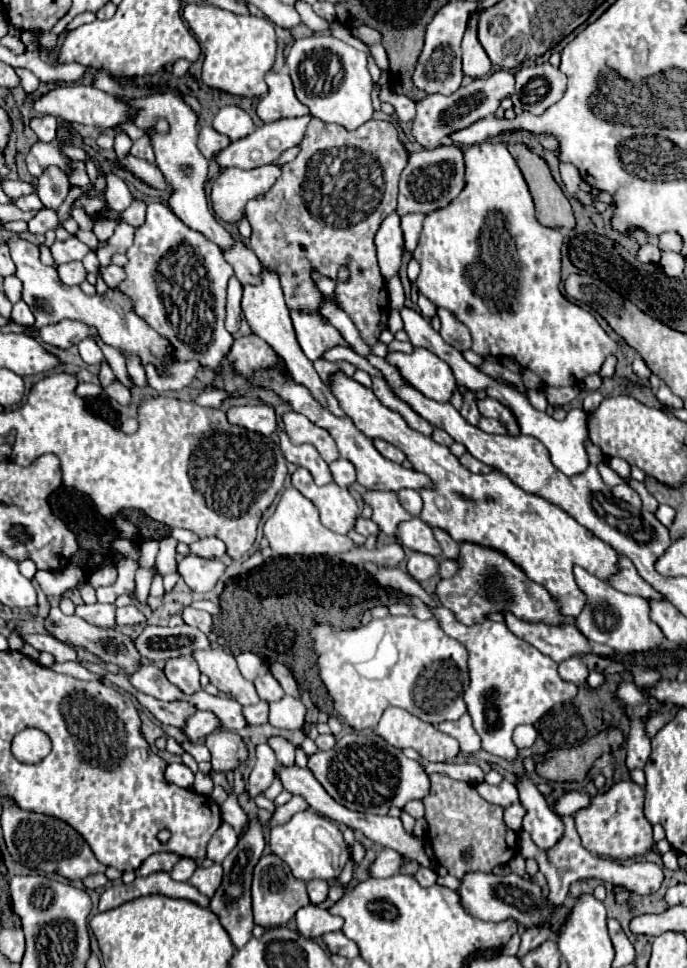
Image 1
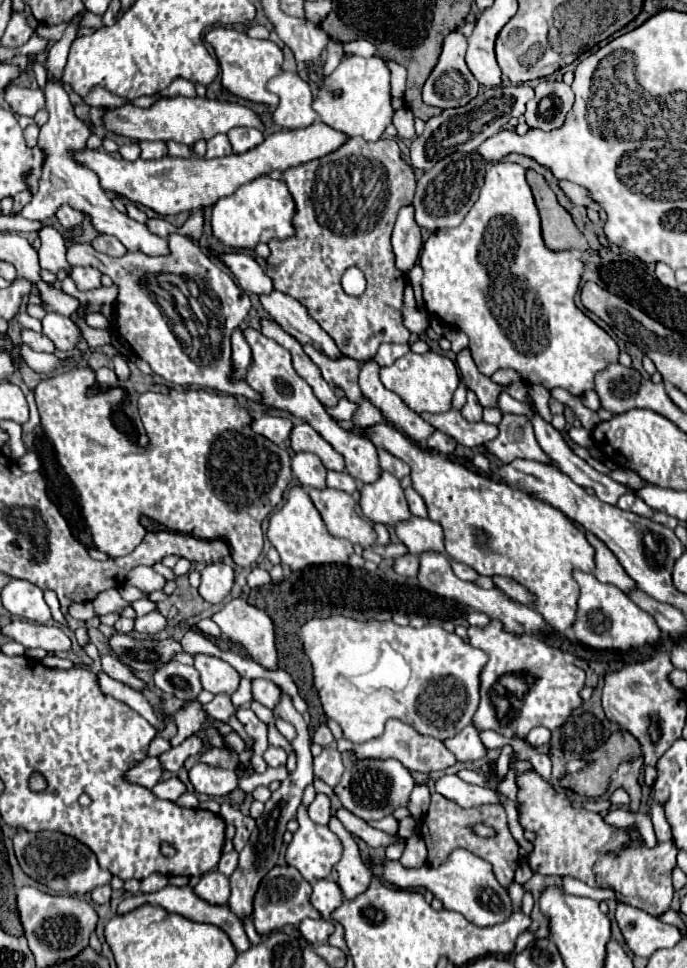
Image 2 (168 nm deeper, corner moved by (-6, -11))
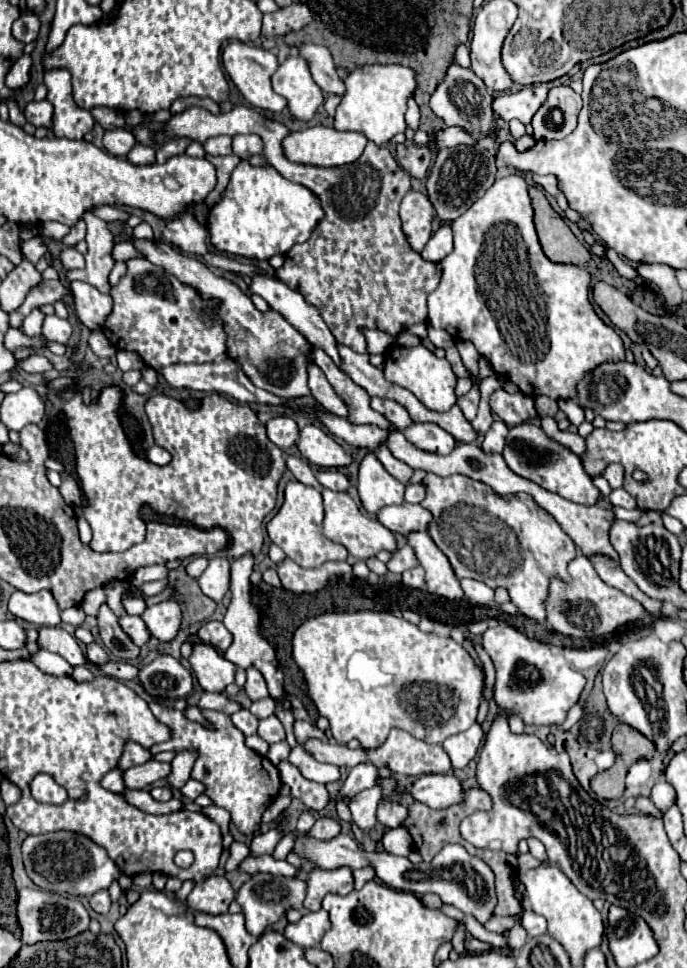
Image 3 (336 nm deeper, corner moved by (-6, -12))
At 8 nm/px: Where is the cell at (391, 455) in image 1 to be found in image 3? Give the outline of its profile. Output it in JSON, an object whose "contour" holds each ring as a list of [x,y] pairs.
{"contour":[[[383,446],[383,450],[377,452],[377,458],[379,458],[381,464],[385,466],[385,470],[387,470],[391,476],[395,476],[399,482],[407,484],[409,478],[413,476],[413,468],[411,468],[409,464],[405,464],[405,462],[397,460],[397,458],[391,454],[391,450],[389,450],[387,446]]]}

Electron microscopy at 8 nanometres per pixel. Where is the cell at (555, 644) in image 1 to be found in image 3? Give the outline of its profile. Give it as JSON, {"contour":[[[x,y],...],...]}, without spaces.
{"contour":[[[411,532],[407,534],[407,544],[415,550],[419,564],[425,568],[425,582],[431,594],[445,596],[449,600],[463,600],[463,590],[455,574],[451,574],[451,564],[447,556],[431,542],[427,532]]]}

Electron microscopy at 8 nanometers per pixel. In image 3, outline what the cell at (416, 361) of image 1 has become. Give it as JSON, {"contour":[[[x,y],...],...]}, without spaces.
{"contour":[[[423,344],[419,346],[391,346],[385,352],[385,366],[383,366],[385,378],[391,384],[397,384],[401,388],[411,390],[429,410],[435,412],[445,412],[449,410],[457,396],[455,396],[455,384],[457,376],[451,370],[451,364],[445,358],[437,358],[431,350],[427,350]]]}

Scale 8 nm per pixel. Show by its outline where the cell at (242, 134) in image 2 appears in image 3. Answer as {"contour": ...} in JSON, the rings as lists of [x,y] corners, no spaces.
{"contour":[[[241,134],[241,136],[235,136],[233,138],[233,152],[247,160],[251,156],[257,156],[263,152],[263,140],[255,134]]]}

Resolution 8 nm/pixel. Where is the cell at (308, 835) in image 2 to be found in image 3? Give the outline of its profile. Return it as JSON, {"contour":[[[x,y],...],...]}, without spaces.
{"contour":[[[319,818],[309,834],[319,838],[319,840],[331,840],[331,838],[335,838],[339,834],[339,830],[341,830],[339,820],[335,820],[335,818],[333,820],[331,818]]]}

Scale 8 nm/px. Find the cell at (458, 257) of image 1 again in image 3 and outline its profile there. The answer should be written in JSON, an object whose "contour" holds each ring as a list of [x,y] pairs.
{"contour":[[[511,174],[511,176],[505,176],[501,180],[495,180],[493,186],[483,194],[483,198],[479,198],[463,216],[459,216],[455,222],[451,222],[451,228],[453,228],[453,236],[455,236],[455,248],[449,256],[443,258],[443,282],[437,286],[437,290],[433,290],[429,294],[429,318],[427,322],[433,326],[433,328],[443,328],[445,332],[451,334],[453,340],[471,340],[477,348],[477,352],[487,358],[493,366],[493,370],[519,386],[519,390],[527,396],[549,396],[553,400],[559,400],[559,398],[575,398],[575,386],[579,382],[579,378],[583,378],[583,374],[595,370],[595,366],[603,364],[603,362],[621,362],[625,360],[625,348],[623,348],[623,340],[619,338],[619,334],[607,326],[593,310],[593,304],[589,300],[589,288],[591,288],[591,274],[581,268],[581,266],[571,266],[571,264],[555,264],[551,262],[541,246],[539,246],[539,240],[537,240],[537,232],[535,232],[535,226],[533,226],[533,208],[531,208],[531,198],[527,194],[527,184],[523,180],[523,176],[519,174]]]}

